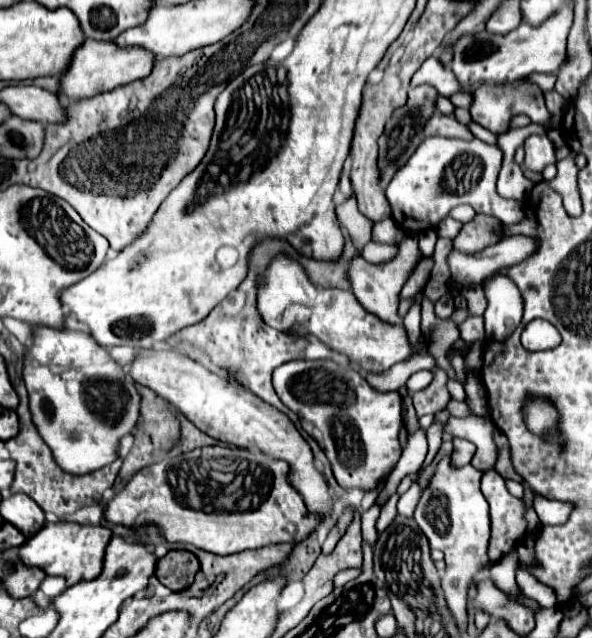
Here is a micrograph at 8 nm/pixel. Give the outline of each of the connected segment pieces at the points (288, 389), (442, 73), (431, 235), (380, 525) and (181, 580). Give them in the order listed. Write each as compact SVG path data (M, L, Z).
M293 360L281 364L273 372L273 386L279 394L281 402L291 408L301 422L301 428L321 446L325 456L331 462L335 480L343 488L357 486L361 490L371 490L377 486L379 478L391 472L401 456L399 448L399 428L401 428L401 398L397 392L379 394L375 392L367 380L355 370L343 370L335 362L325 360Z
M431 56L423 62L423 66L415 72L413 80L410 82L411 86L421 86L421 84L427 84L427 86L433 86L441 96L451 96L451 94L457 94L457 92L467 92L467 94L473 94L475 88L479 88L481 84L487 84L487 82L477 82L473 86L467 86L463 88L461 84L455 82L455 74L451 72L449 66L445 66L437 56Z
M435 230L421 232L421 236L419 236L419 250L421 250L423 256L433 256L435 240L437 240L437 232Z
M393 496L393 498L387 500L387 506L383 508L383 512L381 512L379 520L377 520L377 532L383 532L393 522L393 518L397 514L397 500L399 500L399 496Z
M169 550L155 568L155 576L171 590L185 590L199 572L199 560L187 550Z

